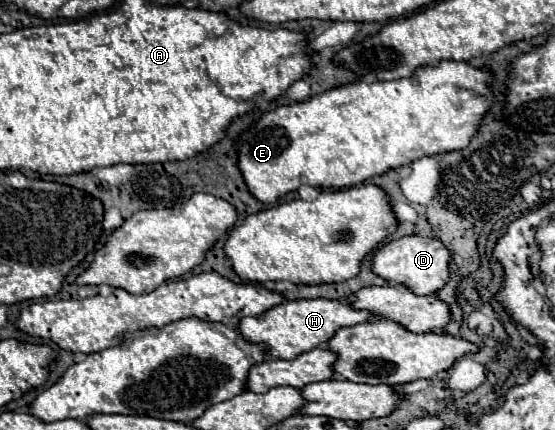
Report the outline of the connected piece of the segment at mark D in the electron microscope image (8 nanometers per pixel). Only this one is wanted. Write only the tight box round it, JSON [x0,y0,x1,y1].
[373,236,451,294]

